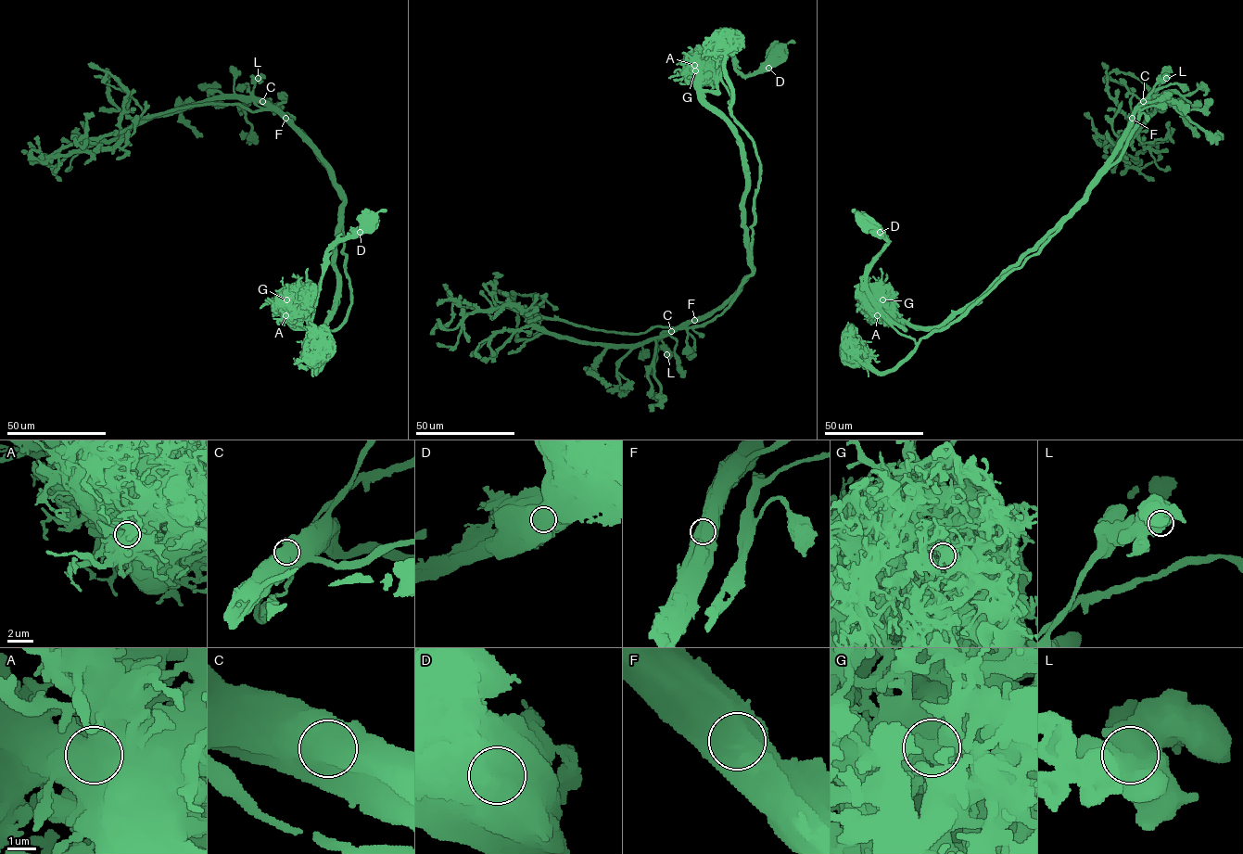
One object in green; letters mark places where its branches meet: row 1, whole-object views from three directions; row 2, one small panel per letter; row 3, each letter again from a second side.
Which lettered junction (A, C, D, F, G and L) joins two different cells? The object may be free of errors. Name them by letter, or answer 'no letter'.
D

